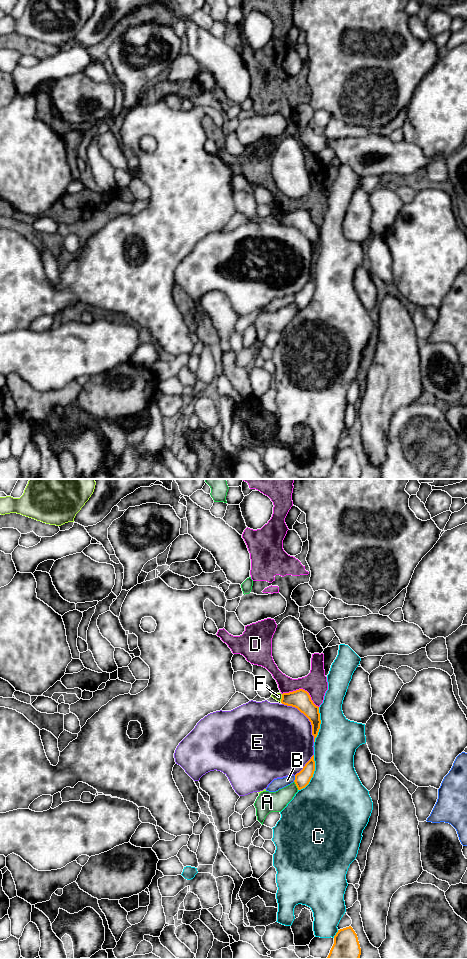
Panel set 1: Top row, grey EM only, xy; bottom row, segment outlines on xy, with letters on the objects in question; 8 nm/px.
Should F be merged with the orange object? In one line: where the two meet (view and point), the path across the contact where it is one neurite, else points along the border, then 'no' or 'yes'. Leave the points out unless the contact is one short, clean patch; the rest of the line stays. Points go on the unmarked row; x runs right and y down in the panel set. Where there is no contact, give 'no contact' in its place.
meets orange in xy at (282, 218); border along xy (282, 214), (280, 221); no

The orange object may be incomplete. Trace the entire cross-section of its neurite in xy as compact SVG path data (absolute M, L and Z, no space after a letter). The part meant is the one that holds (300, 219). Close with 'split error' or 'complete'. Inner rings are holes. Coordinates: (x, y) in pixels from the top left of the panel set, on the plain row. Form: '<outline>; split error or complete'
M303 209L283 213L281 223L297 228L309 239L312 245L312 255L314 256L315 262L315 258L317 257L320 249L321 240L319 227L313 223L309 213Z; complete

